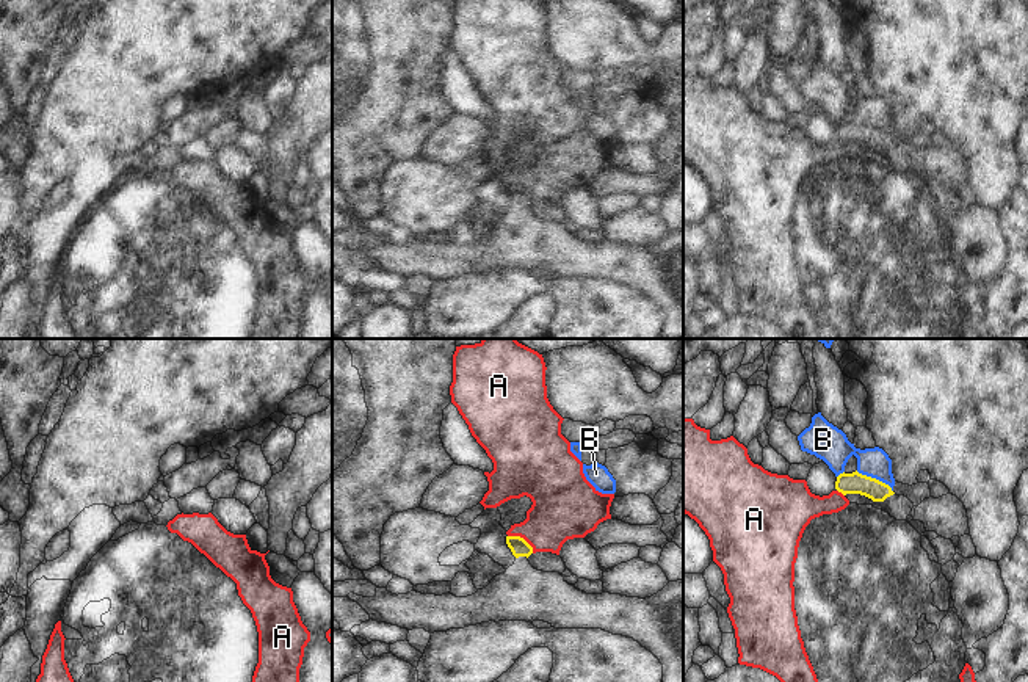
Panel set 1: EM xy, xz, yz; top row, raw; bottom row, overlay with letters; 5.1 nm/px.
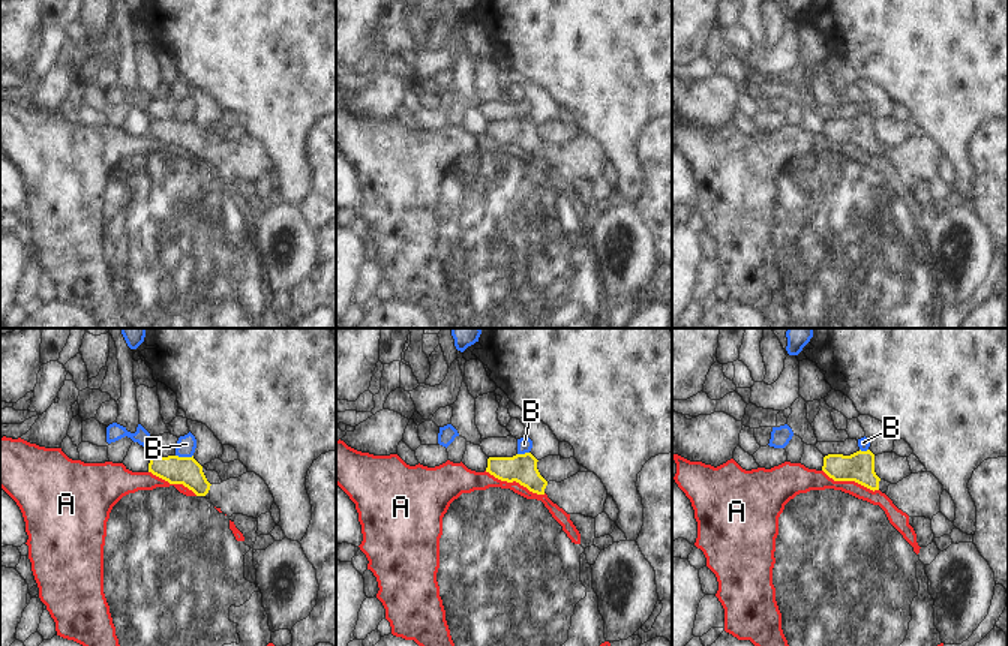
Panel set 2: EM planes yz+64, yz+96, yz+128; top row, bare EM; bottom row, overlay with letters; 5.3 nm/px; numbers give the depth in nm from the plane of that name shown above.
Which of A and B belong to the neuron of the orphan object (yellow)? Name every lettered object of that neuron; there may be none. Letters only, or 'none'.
none.

